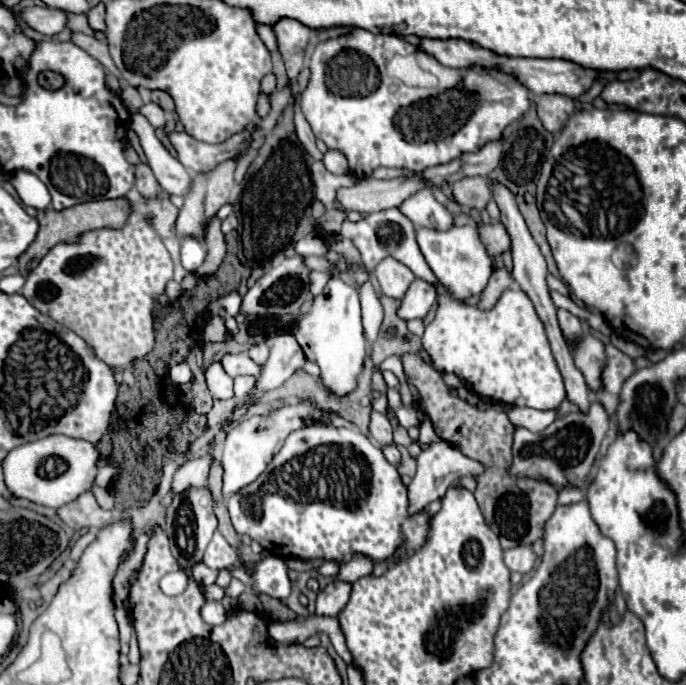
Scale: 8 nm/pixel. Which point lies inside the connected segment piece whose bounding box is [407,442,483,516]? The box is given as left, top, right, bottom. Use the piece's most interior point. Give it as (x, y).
(439, 465)

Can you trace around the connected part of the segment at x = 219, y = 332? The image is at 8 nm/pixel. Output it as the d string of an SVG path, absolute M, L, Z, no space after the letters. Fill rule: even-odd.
M213 318L207 326L205 326L205 340L217 342L217 340L225 340L225 328L223 328L223 320L221 318Z

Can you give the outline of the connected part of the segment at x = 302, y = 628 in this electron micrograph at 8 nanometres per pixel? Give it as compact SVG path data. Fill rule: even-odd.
M302 617L291 622L271 622L269 624L269 636L279 644L301 644L315 632L327 632L335 652L343 658L345 664L351 664L351 654L345 646L345 638L339 630L339 622L336 617Z

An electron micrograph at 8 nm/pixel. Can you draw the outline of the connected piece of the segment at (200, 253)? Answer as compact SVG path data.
M183 238L181 242L181 264L187 272L195 272L205 260L205 244L195 238Z

